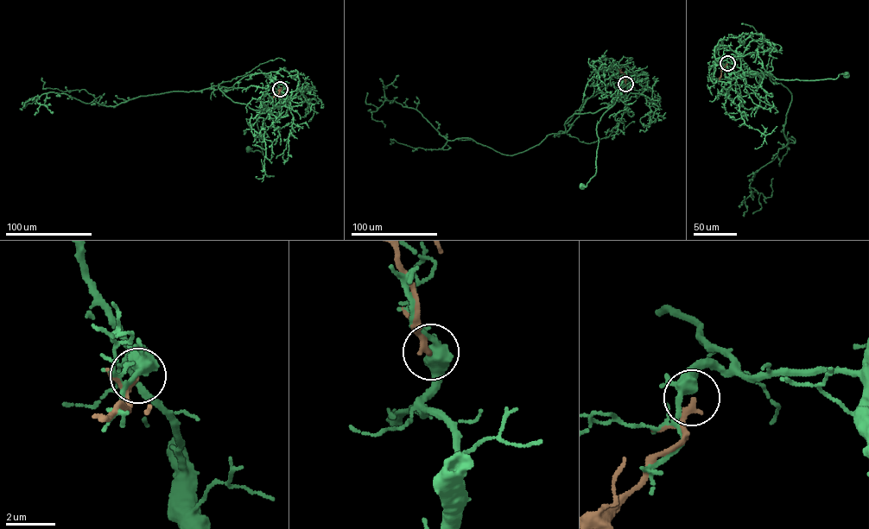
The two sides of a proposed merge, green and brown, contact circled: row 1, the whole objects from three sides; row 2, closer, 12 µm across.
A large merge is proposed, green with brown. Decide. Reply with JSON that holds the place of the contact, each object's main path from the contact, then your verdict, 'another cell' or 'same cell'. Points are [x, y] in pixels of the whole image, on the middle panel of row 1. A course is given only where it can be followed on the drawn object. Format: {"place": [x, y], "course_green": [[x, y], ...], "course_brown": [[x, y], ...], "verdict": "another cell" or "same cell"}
{"place": [625, 84], "course_green": [[625, 84], [628, 90], [621, 92], [597, 123], [596, 171], [586, 186], [581, 185]], "course_brown": [[625, 84], [625, 74], [618, 68]], "verdict": "another cell"}

